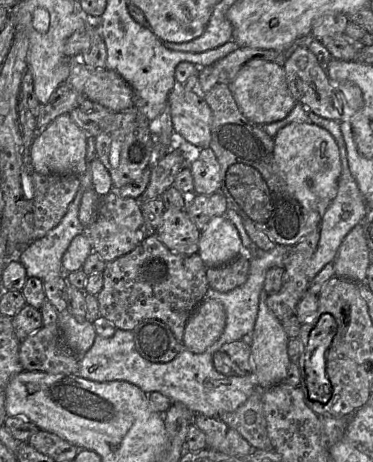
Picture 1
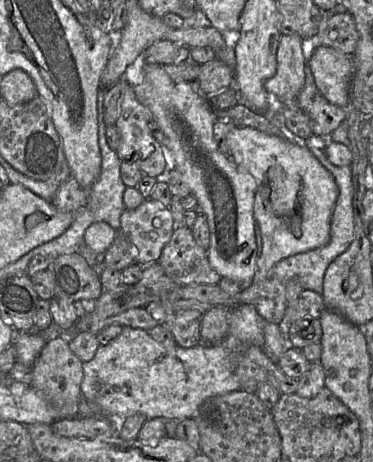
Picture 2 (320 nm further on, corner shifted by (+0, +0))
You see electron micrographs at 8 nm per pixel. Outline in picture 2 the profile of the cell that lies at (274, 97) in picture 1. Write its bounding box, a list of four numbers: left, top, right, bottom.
[264,35,305,102]

